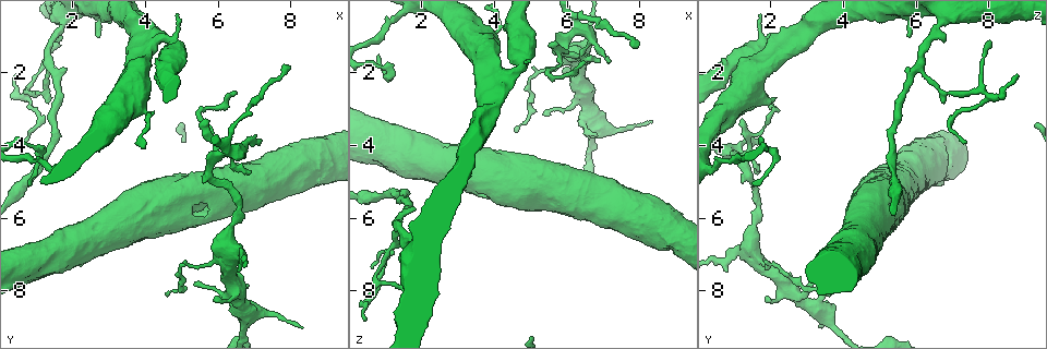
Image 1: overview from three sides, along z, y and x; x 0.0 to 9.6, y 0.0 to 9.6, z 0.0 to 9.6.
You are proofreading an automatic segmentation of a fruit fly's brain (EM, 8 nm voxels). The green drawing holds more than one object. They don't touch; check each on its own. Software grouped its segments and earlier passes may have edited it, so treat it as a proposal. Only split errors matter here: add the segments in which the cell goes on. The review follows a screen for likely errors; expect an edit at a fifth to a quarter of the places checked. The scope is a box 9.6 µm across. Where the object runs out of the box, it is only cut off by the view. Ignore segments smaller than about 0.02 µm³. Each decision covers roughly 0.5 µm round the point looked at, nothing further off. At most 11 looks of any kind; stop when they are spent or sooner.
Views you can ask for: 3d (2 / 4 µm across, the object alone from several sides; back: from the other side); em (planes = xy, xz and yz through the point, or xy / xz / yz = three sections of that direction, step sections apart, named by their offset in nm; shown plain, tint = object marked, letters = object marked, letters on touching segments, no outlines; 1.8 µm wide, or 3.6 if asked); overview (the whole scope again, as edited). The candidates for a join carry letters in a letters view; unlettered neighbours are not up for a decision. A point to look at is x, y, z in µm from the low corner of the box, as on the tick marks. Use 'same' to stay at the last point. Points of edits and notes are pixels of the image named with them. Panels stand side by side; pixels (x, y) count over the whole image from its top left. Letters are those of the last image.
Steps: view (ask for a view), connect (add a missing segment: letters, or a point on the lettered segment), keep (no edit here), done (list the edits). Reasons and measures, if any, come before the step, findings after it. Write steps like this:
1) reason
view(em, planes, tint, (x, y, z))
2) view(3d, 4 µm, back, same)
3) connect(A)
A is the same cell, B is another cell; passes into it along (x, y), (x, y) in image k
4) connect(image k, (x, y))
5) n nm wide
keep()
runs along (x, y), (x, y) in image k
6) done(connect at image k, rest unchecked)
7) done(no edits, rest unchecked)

view(em, planes, letters, (7.10, 4.00, 1.80))

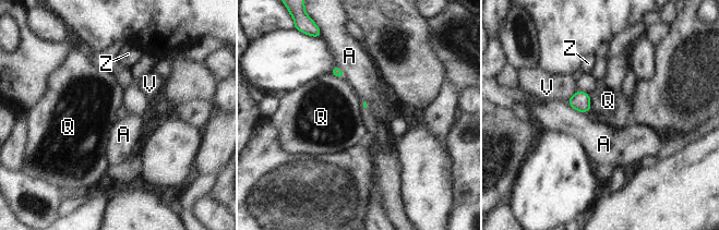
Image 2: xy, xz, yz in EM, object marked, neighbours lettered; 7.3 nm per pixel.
keep()
A, Q, V and Z are other cells; border along (588, 94), (592, 108) in image 2; none of them fits

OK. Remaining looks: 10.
thin neck
view(em, xy, step 16, tint, (4.65, 1.10, 1.85))

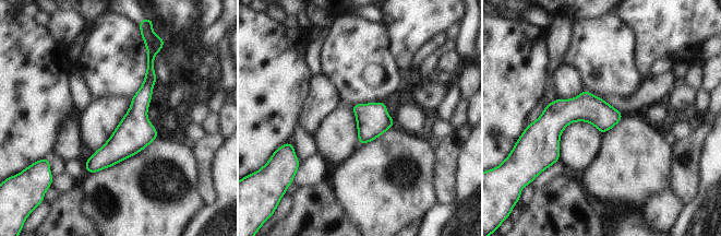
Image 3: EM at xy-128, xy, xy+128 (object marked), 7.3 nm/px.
cut it another way
view(em, planes, tint, same)

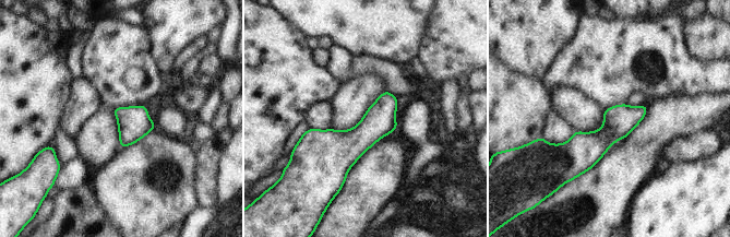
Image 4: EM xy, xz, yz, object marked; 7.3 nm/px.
what lies round it
view(em, planes, letters, same)

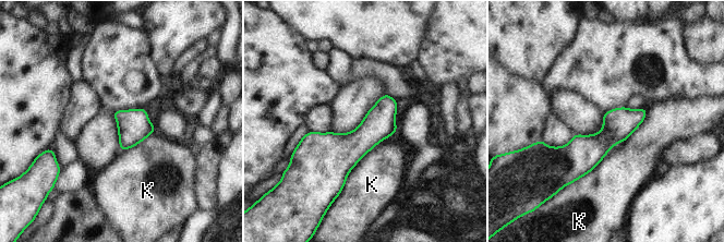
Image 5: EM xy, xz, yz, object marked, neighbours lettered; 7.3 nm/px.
220 nm wide
keep()
K is another cell; border along (395, 132), (353, 167), (339, 193) in image 5; none of them fits

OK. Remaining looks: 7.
branch stops here
view(3d, 2 µm, (0.70, 3.90, 7.45))

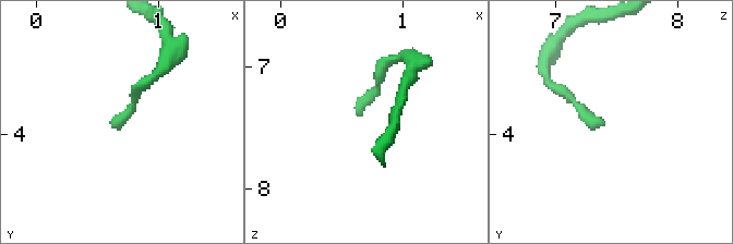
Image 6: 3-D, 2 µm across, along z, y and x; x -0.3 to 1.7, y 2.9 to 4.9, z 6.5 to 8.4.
view(em, 3.6 µm, planes, letters, (0.64, 3.92, 7.42))

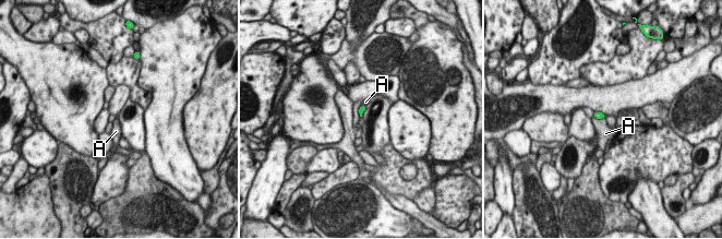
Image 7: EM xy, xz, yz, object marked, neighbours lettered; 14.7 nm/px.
keep()
A is another cell; border along (593, 117), (604, 118) in image 7; no lettered segment goes on from it

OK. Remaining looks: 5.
thin end
view(3d, 2 µm, (5.40, 7.80, 3.10))

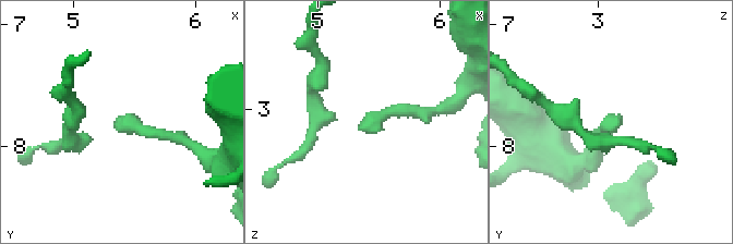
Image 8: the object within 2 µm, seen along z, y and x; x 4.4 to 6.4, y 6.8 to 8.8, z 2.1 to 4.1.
view(em, planes, letters, (5.36, 7.76, 3.14))

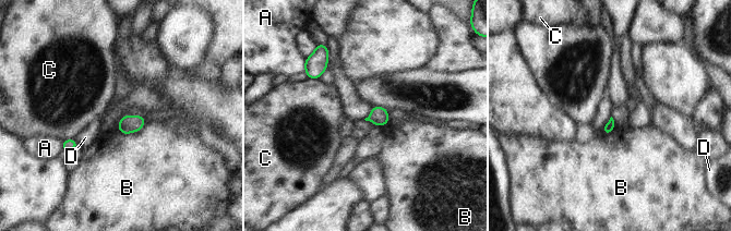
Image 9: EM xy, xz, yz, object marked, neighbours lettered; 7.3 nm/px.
70 nm wide
keep()
A, B, C and D are other cells; border along (145, 122), (134, 132), (118, 130) in image 9; none of them fits

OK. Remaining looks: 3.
done(no edits, rest unchecked)

